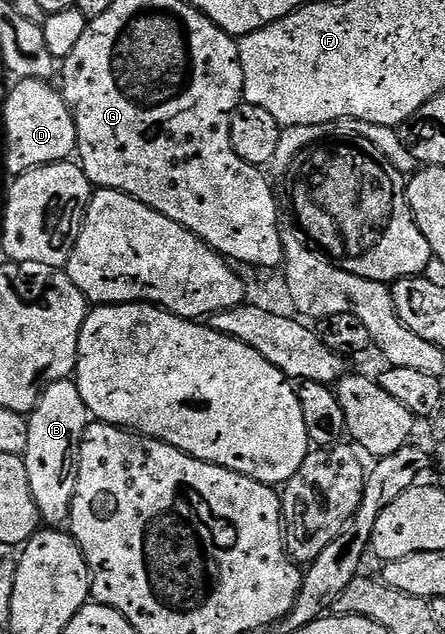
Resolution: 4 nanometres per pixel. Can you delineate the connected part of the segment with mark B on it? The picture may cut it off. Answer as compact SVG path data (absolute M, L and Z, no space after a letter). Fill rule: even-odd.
M61 379L46 386L37 407L28 418L28 449L24 456L28 485L32 485L32 495L41 522L46 525L62 525L70 517L70 506L78 480L78 450L92 416L88 405L84 405L84 397L80 397L77 382Z

